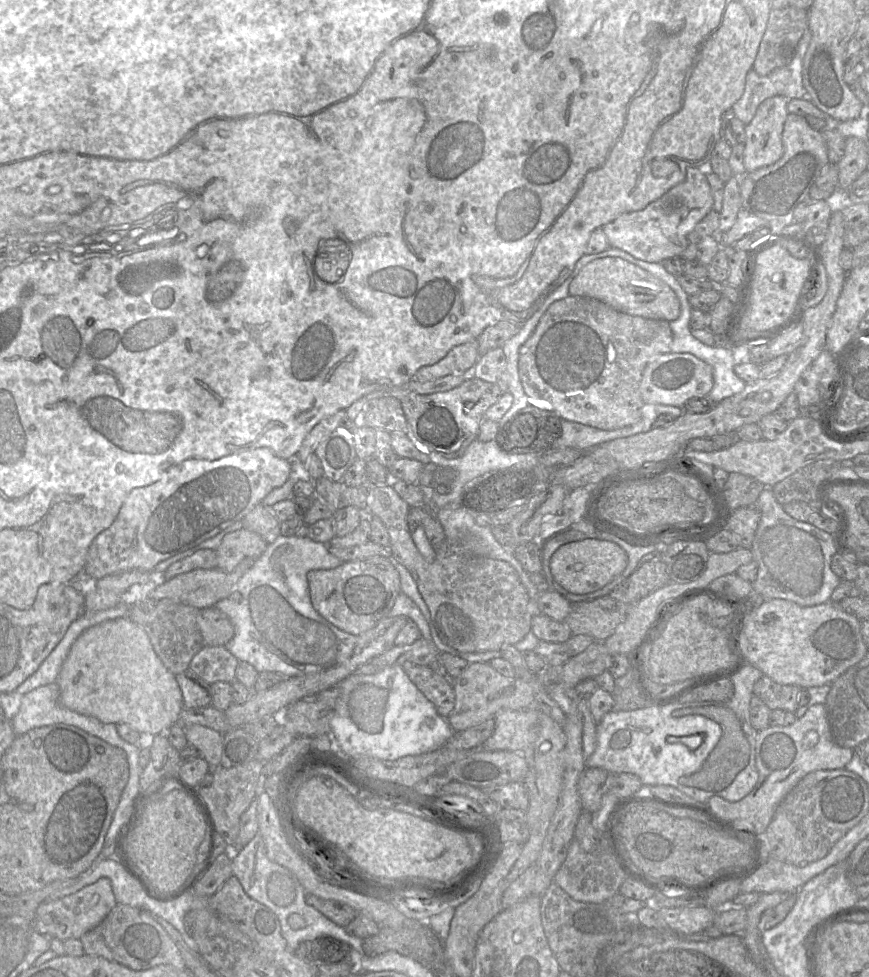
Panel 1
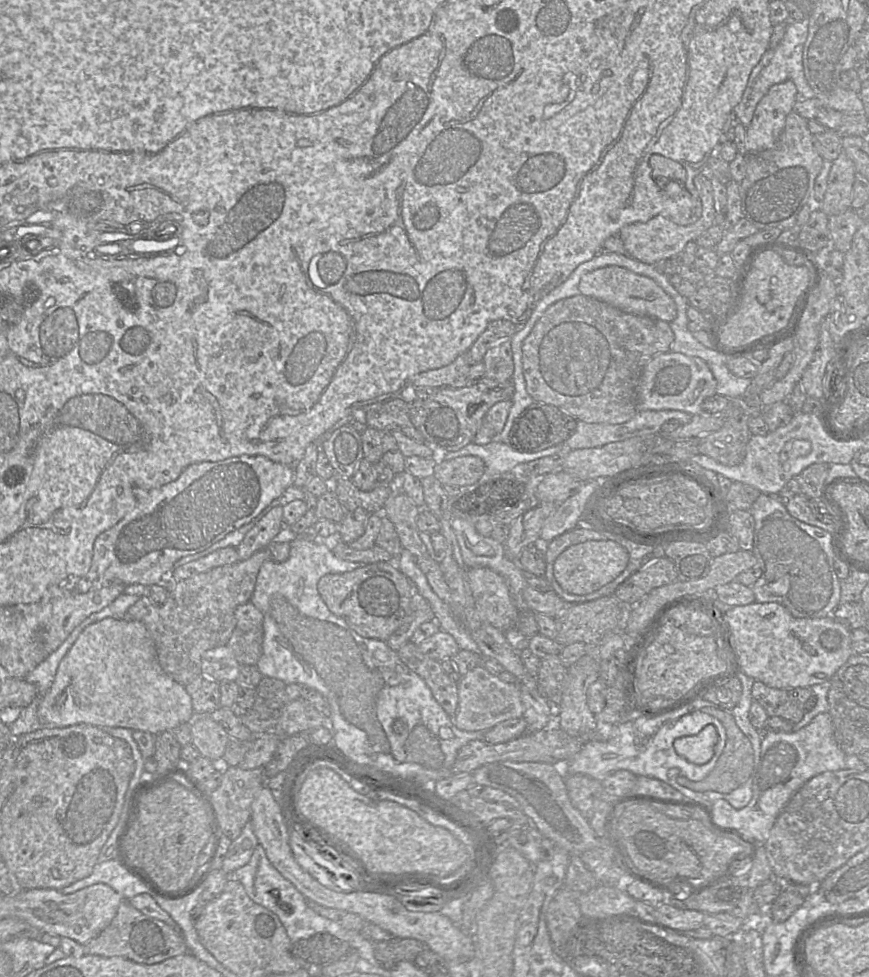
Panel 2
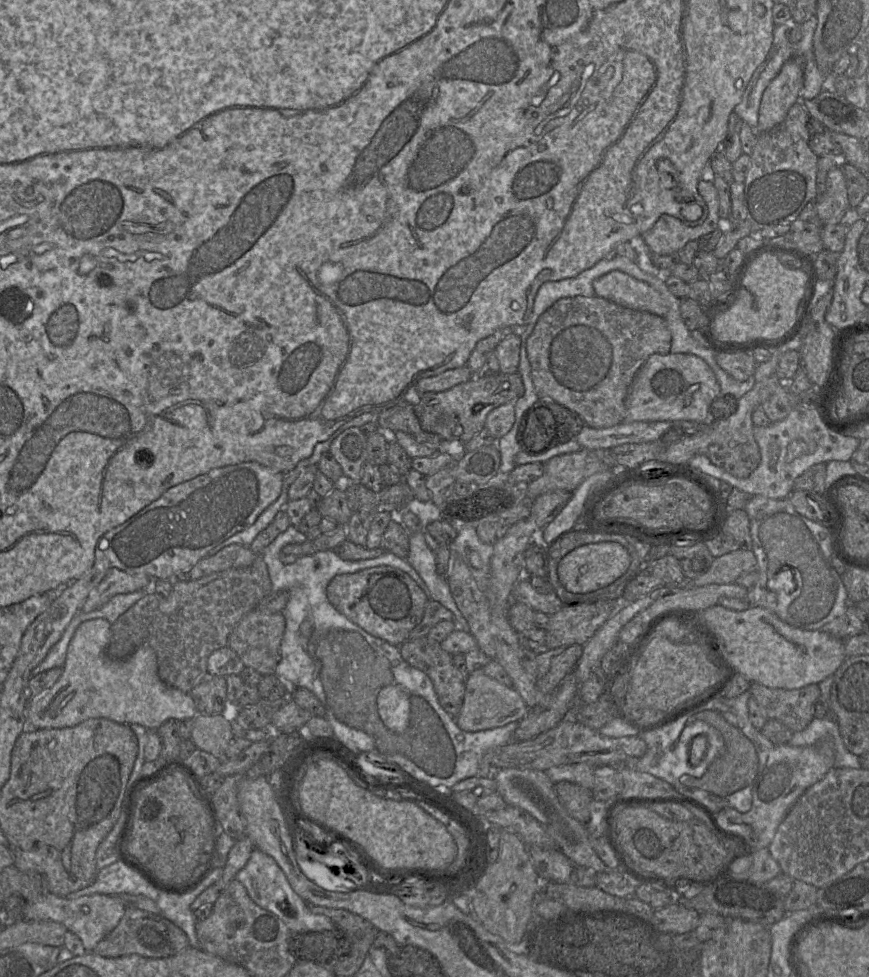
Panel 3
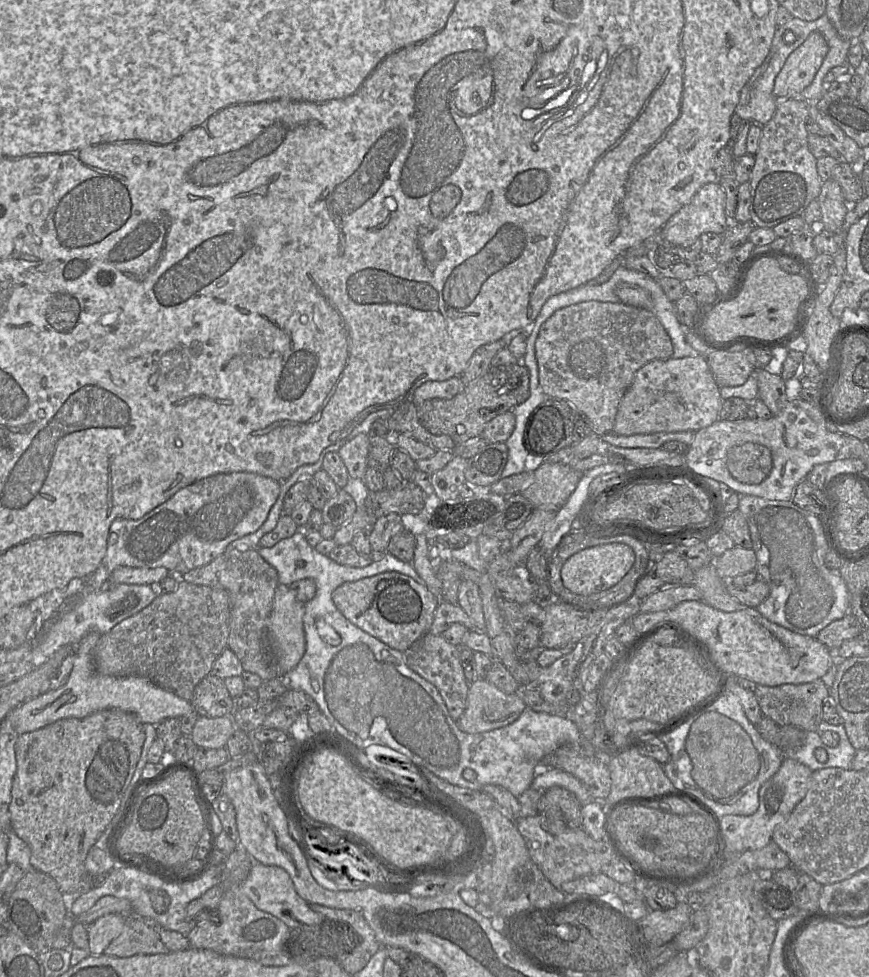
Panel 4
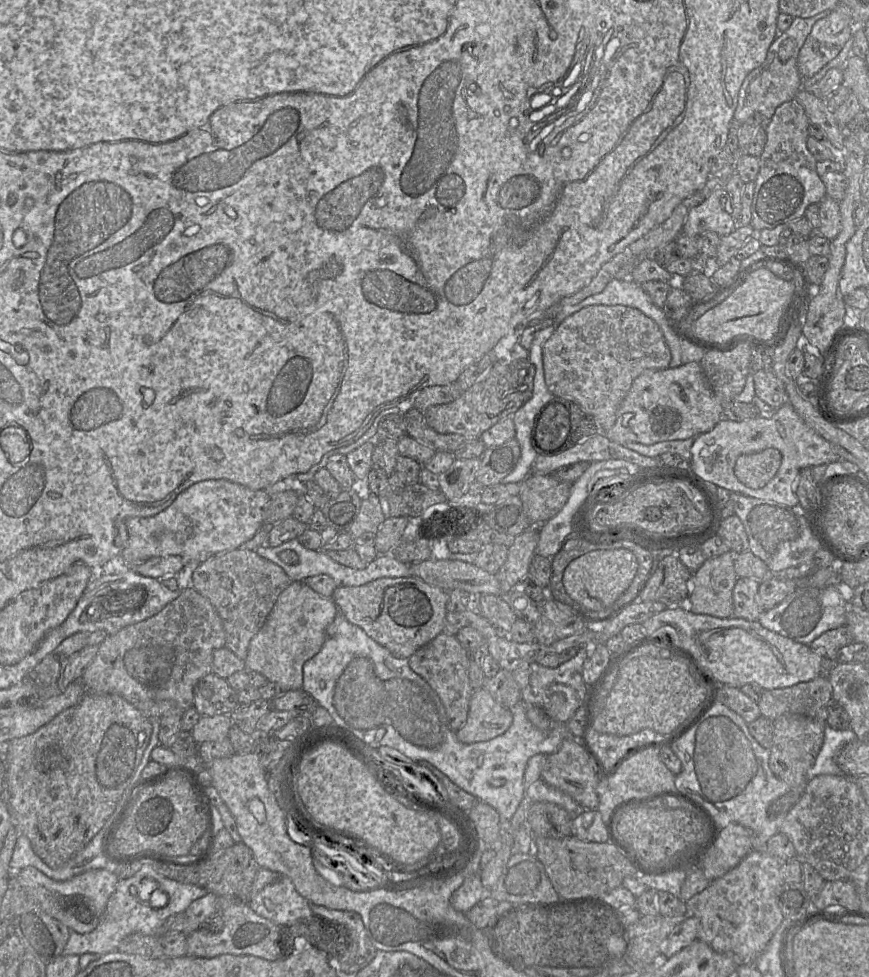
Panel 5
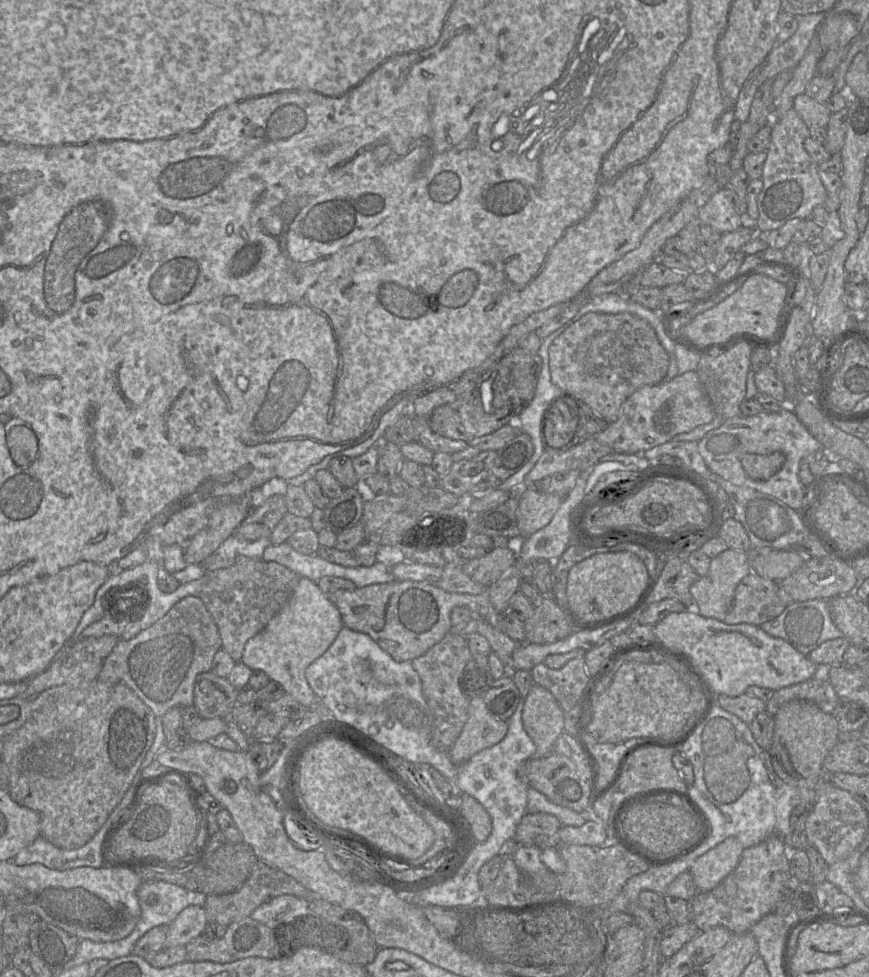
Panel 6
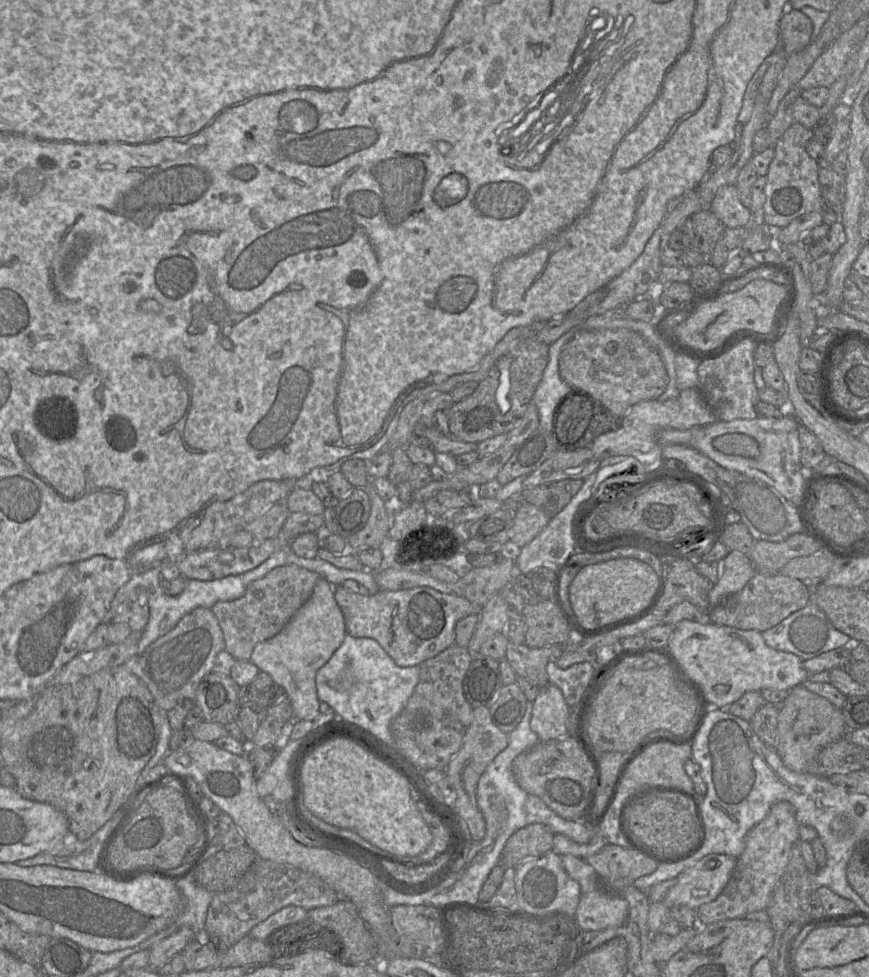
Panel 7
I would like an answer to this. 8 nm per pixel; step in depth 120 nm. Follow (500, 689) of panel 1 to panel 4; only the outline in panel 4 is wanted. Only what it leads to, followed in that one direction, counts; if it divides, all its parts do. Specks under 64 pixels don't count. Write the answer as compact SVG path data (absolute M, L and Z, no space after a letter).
M485 679L469 684L466 708L456 721L458 728L476 734L507 726L524 711L520 693L507 694Z

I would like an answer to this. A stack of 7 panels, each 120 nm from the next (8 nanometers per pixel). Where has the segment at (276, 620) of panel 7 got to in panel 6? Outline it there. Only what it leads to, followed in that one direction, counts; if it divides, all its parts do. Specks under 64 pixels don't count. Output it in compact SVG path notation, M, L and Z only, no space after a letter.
M238 555L233 565L208 573L208 580L204 583L199 598L212 615L222 639L222 649L235 662L241 661L247 641L257 635L268 622L285 606L290 599L301 576L296 572L274 561L253 559Z

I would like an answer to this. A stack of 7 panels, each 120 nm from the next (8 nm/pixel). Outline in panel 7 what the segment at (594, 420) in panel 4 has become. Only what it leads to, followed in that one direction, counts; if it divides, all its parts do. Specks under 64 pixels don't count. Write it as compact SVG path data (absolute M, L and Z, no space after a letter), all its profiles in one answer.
M626 328L577 332L560 353L559 373L568 385L582 390L619 417L640 401L658 399L668 384L657 350L641 334Z

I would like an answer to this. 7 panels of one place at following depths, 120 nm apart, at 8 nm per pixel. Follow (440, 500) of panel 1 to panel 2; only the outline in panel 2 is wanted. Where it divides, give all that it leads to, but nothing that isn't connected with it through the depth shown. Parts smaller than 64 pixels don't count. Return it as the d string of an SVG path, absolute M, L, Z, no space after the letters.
M495 440L488 444L476 444L472 442L458 451L446 452L444 454L444 459L450 460L462 456L477 456L481 458L485 463L485 472L476 482L480 485L494 475L519 469L520 464L544 456L562 454L566 452L566 450L564 445L554 445L540 451L522 452L513 449L500 440Z

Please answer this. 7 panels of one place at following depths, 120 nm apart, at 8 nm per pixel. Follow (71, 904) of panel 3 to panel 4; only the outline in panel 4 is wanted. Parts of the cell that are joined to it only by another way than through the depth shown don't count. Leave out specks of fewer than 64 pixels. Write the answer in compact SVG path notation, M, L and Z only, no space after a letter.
M107 914L88 925L88 951L91 955L101 955L107 946L119 936L125 924L125 916Z

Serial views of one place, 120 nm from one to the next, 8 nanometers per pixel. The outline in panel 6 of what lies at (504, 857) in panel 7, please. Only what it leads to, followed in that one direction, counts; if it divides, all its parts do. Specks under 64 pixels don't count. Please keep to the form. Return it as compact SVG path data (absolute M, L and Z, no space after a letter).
M526 813L514 834L513 842L515 846L531 846L540 849L559 848L560 820L549 813Z

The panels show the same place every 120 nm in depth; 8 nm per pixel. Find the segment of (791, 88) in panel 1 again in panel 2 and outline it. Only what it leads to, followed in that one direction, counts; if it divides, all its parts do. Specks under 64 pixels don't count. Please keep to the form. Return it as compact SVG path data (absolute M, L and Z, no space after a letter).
M808 18L801 21L788 21L782 40L775 48L768 48L761 60L752 69L742 98L733 108L733 113L736 115L737 120L744 127L747 128L750 125L758 102L774 84L791 80L797 88L796 101L815 98L813 90L805 79L803 70L803 49L808 37L808 25Z

